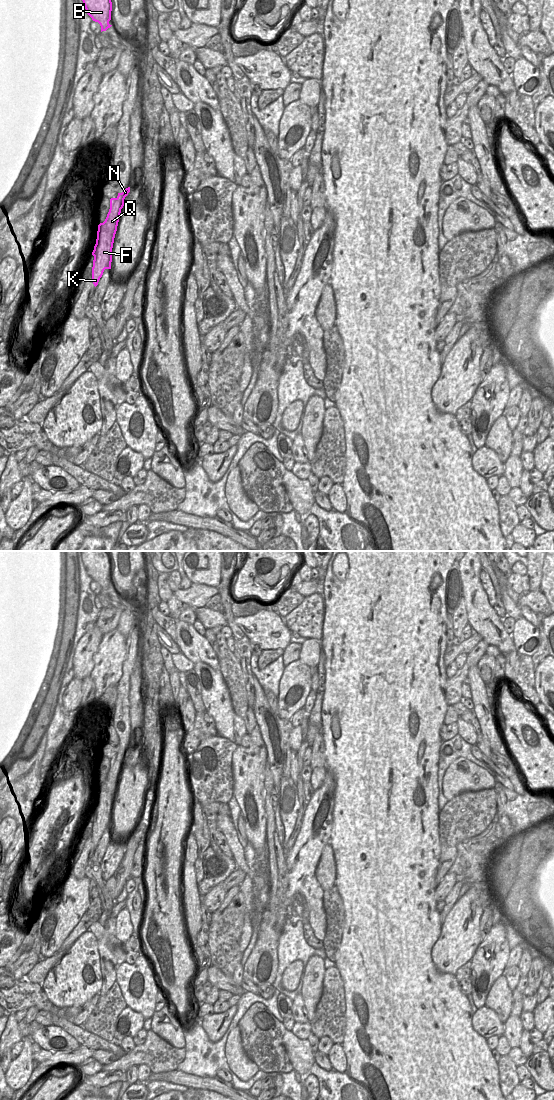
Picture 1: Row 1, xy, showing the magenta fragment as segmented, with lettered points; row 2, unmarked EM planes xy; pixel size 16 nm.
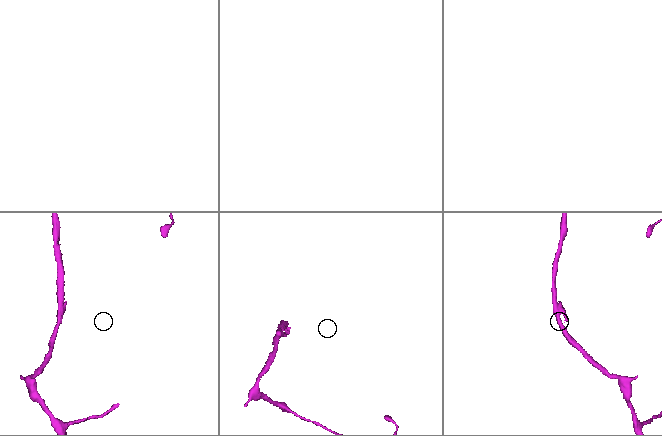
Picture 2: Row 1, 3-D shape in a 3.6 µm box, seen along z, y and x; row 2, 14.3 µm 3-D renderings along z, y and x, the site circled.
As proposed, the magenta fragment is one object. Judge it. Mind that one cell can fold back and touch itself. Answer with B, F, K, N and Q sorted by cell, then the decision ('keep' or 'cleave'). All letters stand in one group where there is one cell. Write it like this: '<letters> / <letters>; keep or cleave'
B F K / N Q; cleave

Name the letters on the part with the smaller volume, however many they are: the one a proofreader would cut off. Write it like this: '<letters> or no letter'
N, Q

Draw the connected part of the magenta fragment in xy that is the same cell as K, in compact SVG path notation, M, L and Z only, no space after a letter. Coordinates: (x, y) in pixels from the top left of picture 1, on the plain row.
M109 773L103 783L98 785L97 799L92 815L94 816L92 827L92 842L96 847L105 829L111 829L112 808L111 797L112 793L107 792L106 782L108 781Z

